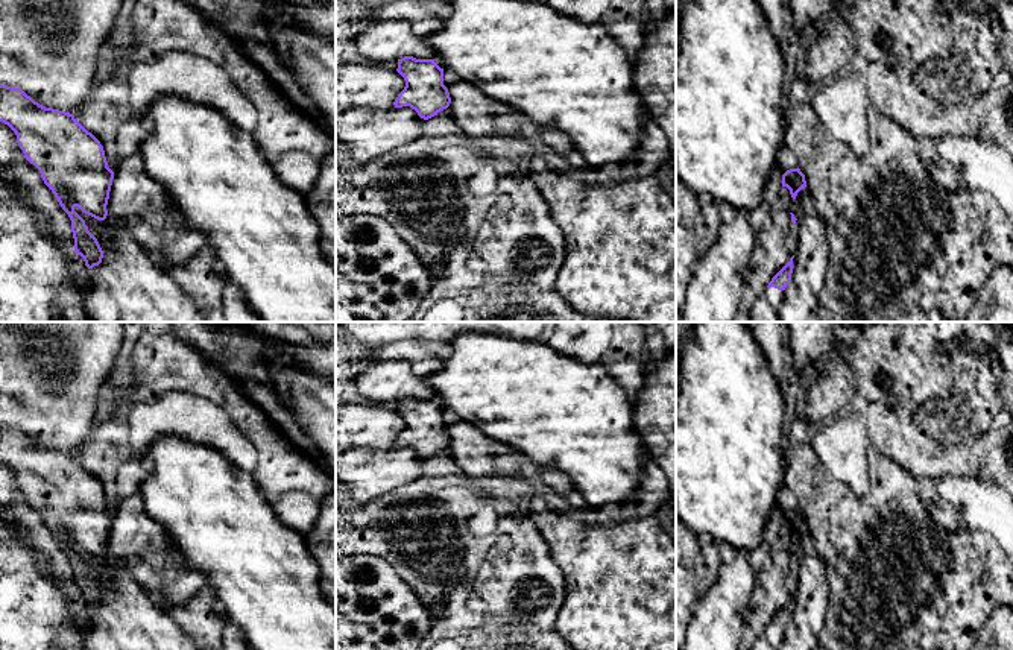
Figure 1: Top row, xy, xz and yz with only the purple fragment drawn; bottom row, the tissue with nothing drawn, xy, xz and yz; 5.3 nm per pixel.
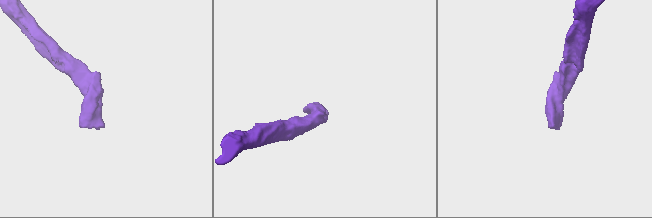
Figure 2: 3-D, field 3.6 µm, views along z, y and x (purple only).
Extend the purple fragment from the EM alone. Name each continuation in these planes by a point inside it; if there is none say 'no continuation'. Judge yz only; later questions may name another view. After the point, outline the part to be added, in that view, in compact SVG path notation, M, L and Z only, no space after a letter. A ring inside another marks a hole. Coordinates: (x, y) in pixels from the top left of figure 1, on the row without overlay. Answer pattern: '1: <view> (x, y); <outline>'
1: yz (770, 640); M765 627L762 635L755 641L752 650L779 650L782 638L784 630Z

